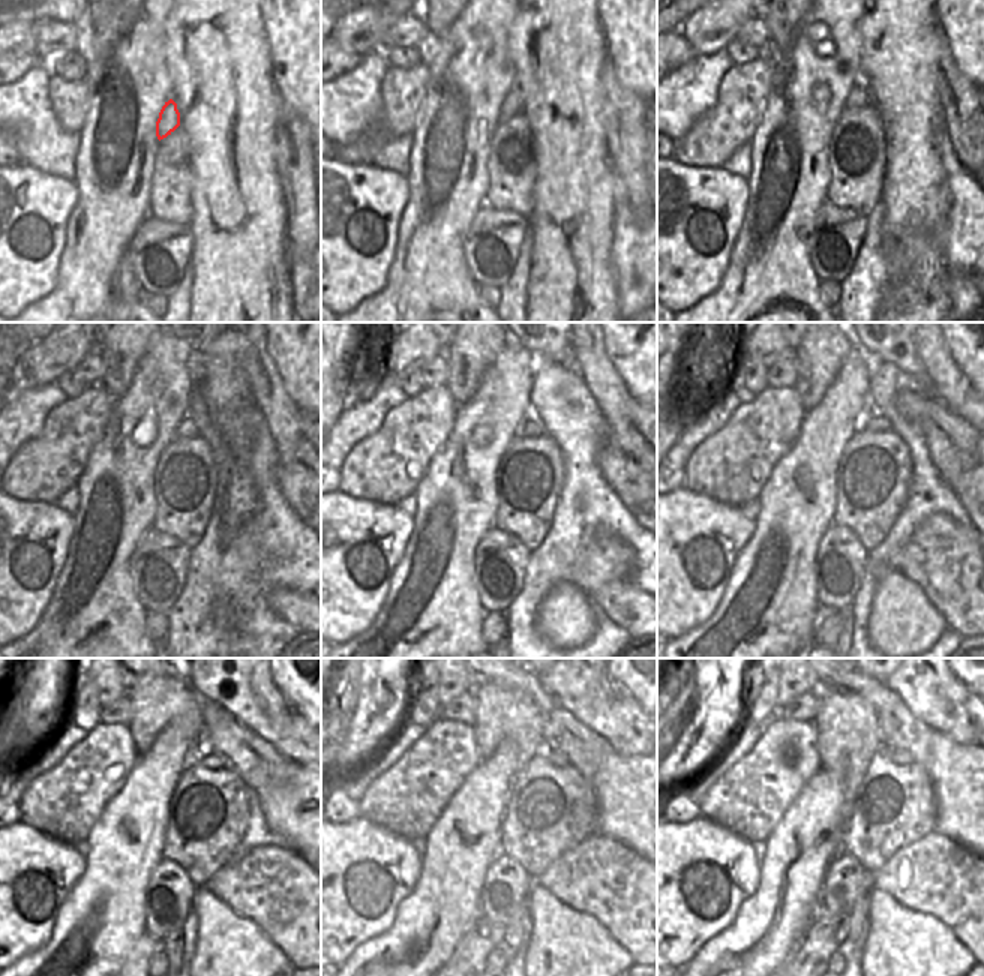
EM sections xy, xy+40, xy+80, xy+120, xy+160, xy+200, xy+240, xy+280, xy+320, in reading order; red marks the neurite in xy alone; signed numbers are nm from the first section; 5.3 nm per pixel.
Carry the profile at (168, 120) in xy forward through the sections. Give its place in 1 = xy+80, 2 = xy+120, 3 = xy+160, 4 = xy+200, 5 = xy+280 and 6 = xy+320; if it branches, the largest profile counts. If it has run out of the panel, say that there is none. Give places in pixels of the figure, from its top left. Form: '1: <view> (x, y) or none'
1: xy+80 (858, 96)
2: xy+120 (186, 429)
3: xy+160 (530, 426)
4: xy+200 (866, 422)
5: xy+280 (555, 759)
6: xy+320 (899, 757)

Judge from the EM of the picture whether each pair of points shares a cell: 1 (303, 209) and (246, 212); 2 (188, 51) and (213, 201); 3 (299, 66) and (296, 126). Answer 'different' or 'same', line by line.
1: different
2: same
3: different

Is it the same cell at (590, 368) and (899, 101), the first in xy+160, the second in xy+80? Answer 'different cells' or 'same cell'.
different cells

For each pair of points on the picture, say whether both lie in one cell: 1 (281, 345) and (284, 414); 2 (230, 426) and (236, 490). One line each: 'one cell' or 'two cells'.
1: two cells
2: one cell

